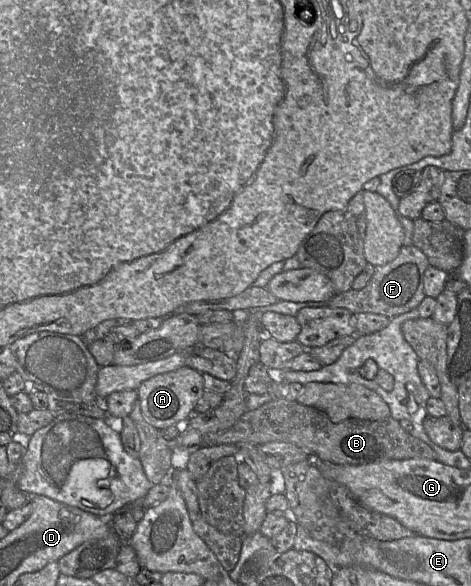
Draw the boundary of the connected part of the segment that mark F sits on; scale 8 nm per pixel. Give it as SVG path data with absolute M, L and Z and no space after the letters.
M403 245L398 256L391 262L375 266L368 284L360 289L336 293L328 302L330 308L344 308L352 314L374 313L393 318L415 309L426 296L423 288L424 272L429 267L426 255L416 246Z

